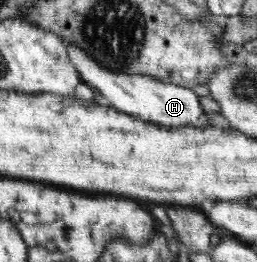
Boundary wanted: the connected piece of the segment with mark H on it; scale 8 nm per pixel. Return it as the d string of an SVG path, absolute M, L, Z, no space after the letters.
M73 41L65 43L69 60L80 74L82 82L93 88L106 105L163 128L189 128L189 126L209 128L209 126L212 126L209 124L207 113L203 111L200 98L194 90L163 82L152 76L109 71L97 64L93 57L89 57L87 52L83 51Z

